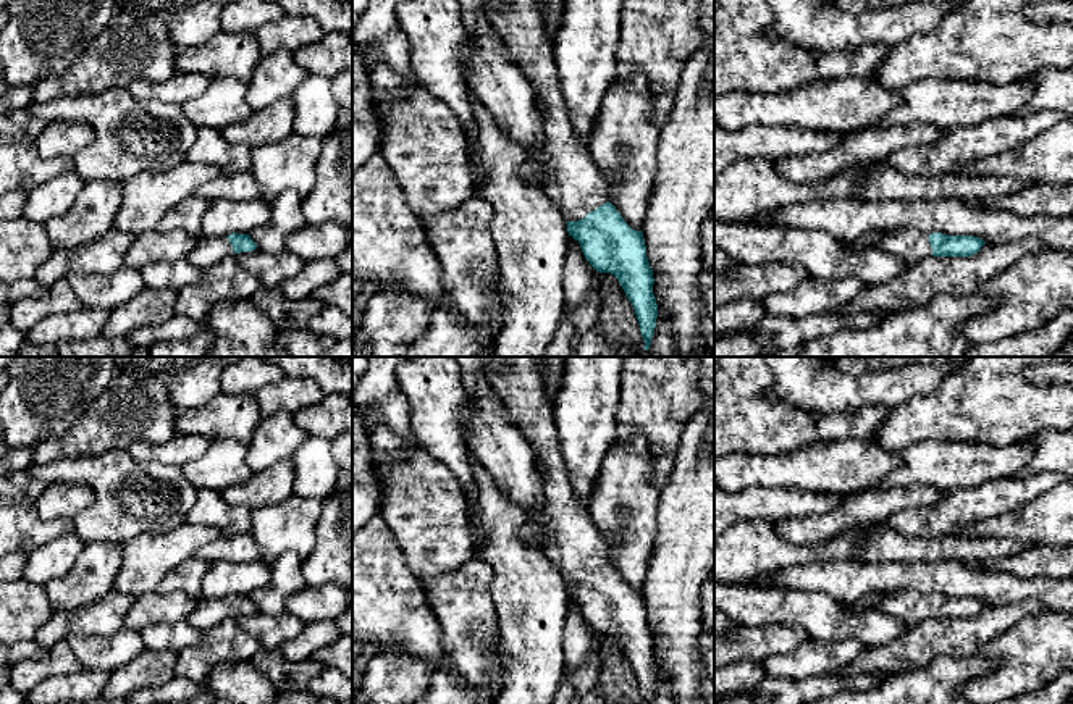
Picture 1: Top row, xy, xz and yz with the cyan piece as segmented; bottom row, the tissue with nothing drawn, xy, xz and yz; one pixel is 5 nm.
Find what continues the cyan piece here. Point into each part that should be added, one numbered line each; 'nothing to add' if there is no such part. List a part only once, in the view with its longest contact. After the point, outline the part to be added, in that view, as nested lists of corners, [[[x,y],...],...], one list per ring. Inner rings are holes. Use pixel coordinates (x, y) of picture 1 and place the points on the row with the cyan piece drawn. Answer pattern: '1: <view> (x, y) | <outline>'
1: xz (572, 181) | [[[507,0],[493,6],[488,24],[507,58],[530,82],[541,113],[543,192],[566,221],[583,220],[609,202],[609,181],[598,170],[588,147],[574,136],[538,0]]]

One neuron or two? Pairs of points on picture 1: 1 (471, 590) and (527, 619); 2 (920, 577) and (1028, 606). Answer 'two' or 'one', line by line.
1: two
2: two

